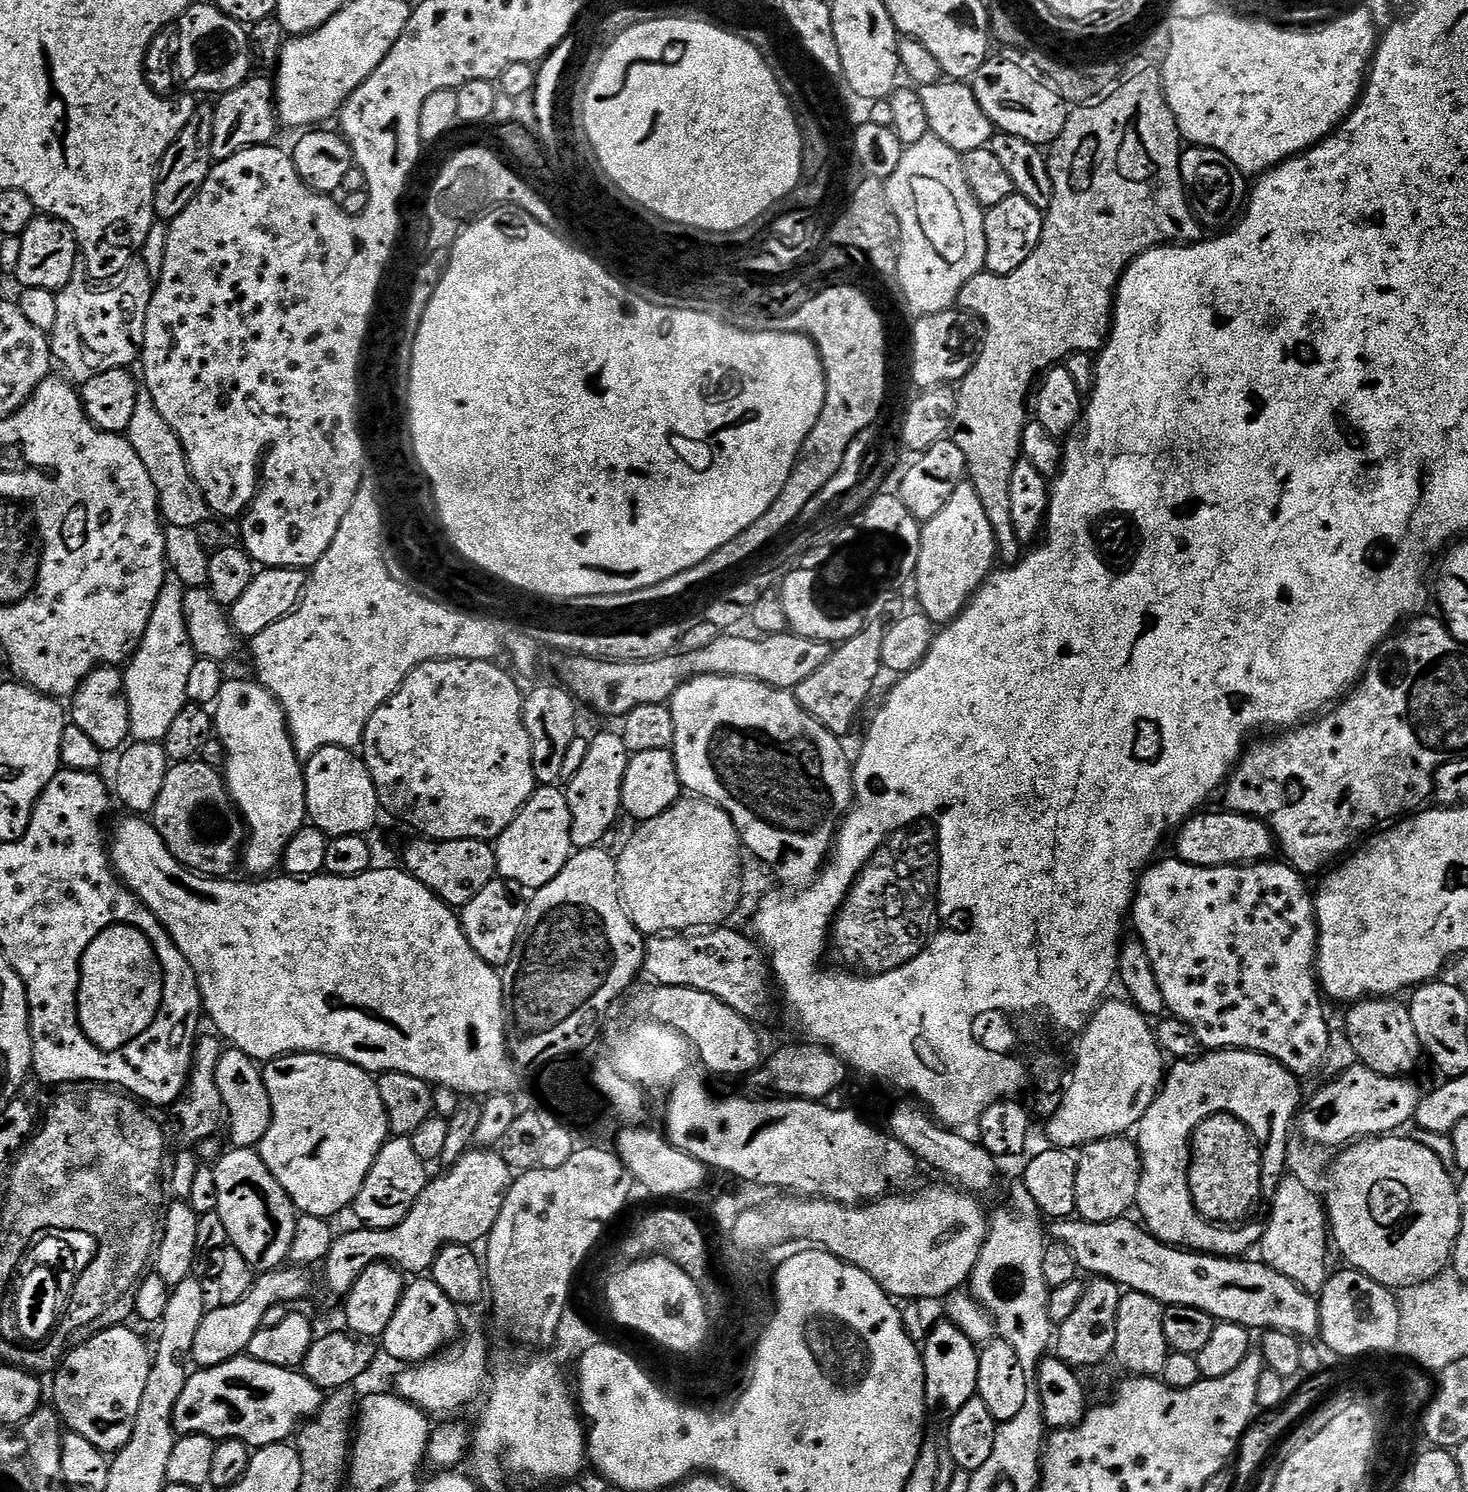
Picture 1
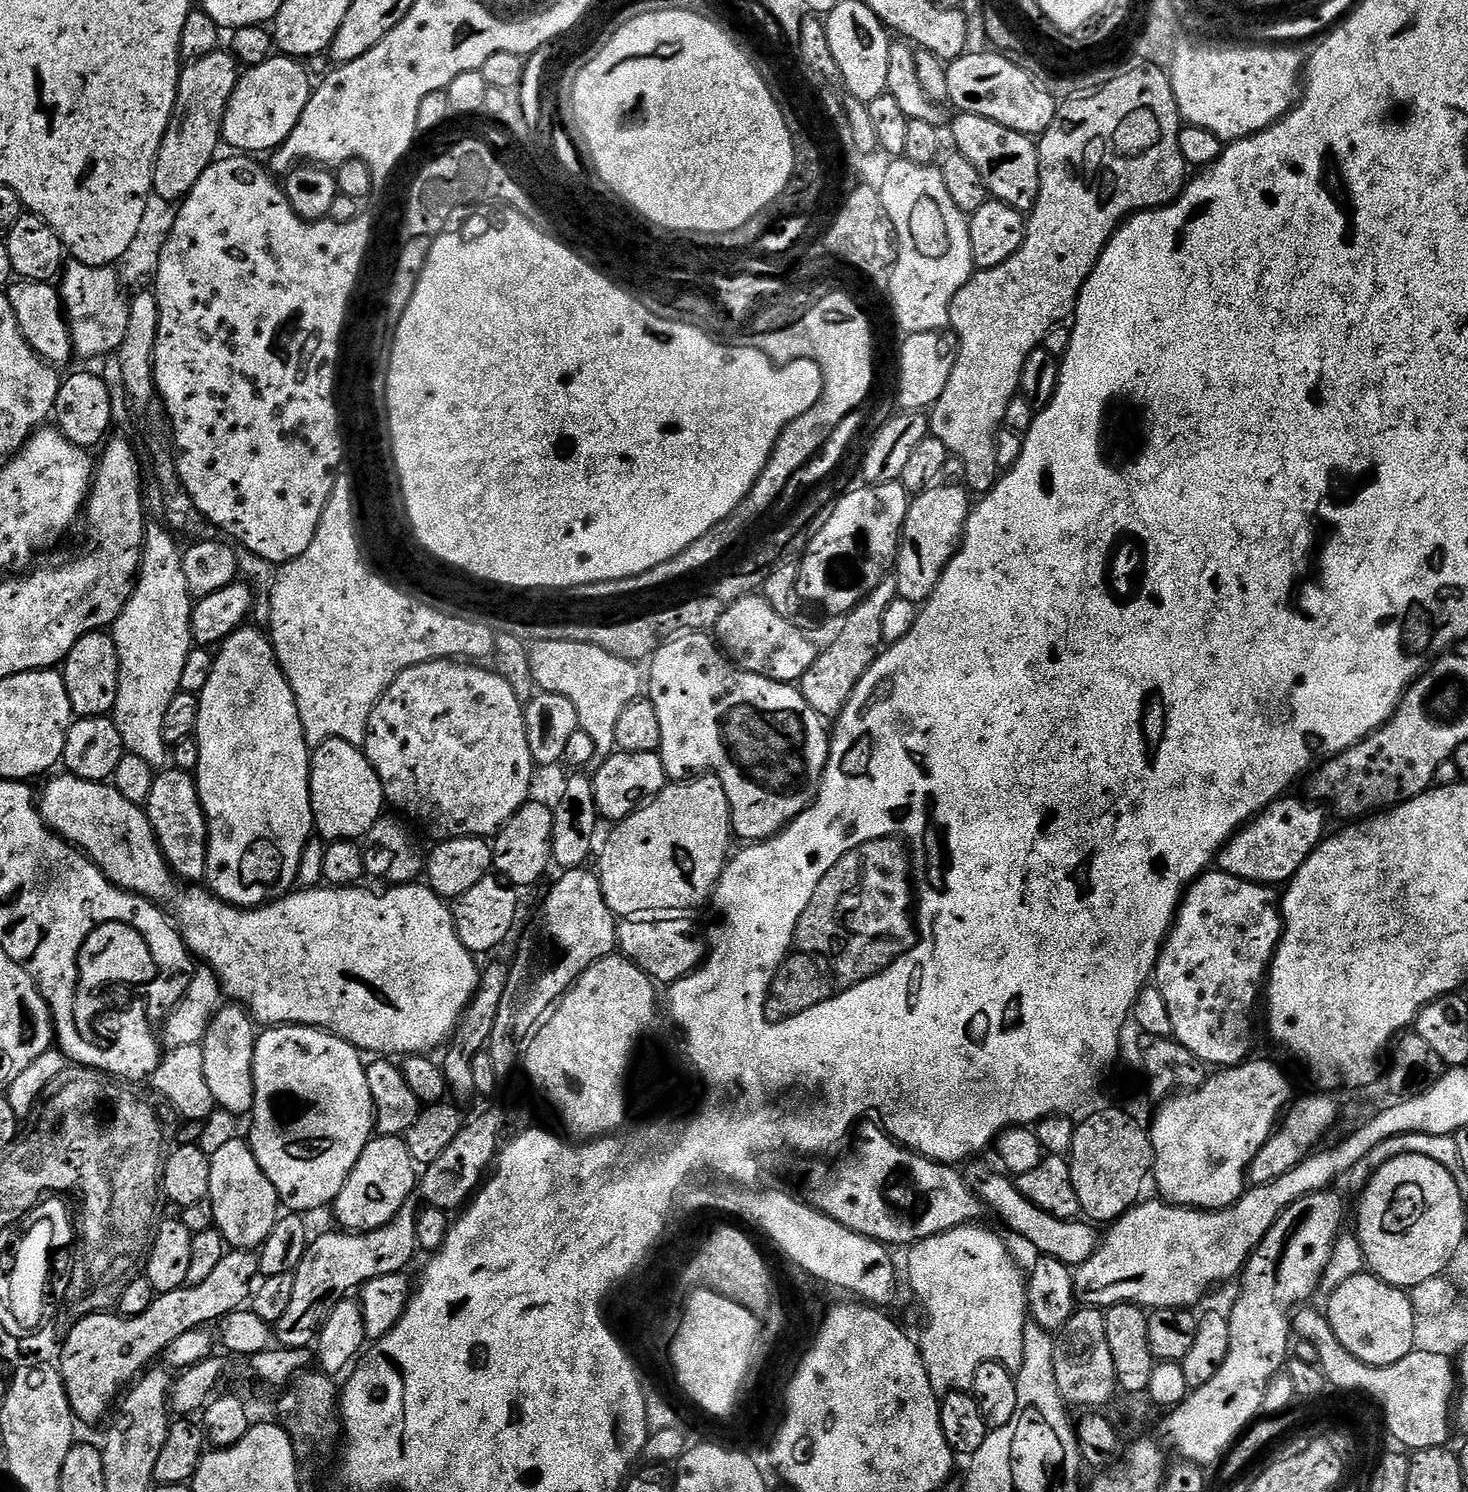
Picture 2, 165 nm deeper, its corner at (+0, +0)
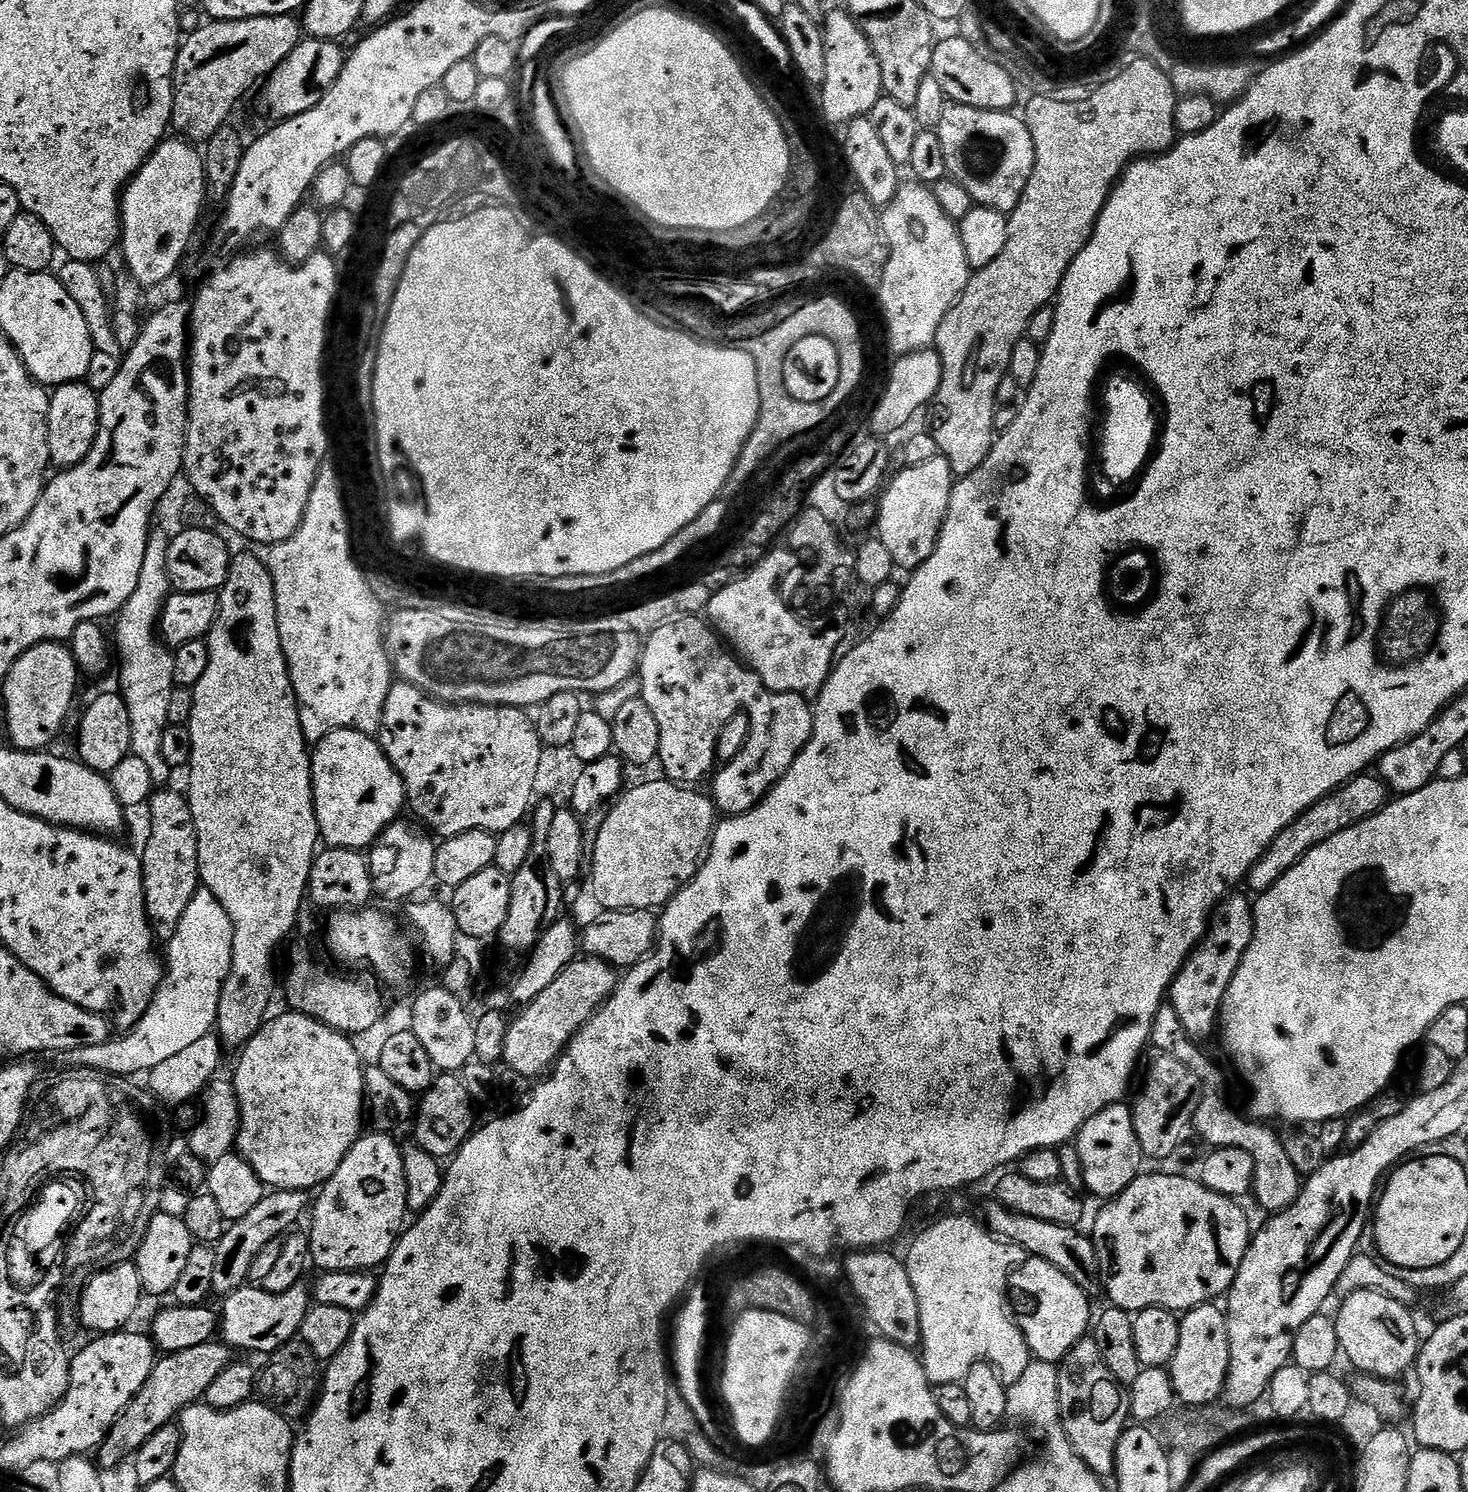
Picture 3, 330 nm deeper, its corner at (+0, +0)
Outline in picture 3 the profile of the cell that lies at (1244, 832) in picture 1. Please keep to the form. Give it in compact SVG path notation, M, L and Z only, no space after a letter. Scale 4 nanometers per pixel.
M1379 775L1355 776L1353 780L1349 780L1347 784L1318 801L1309 812L1304 812L1290 826L1286 826L1282 834L1278 834L1278 838L1269 846L1266 854L1262 854L1260 861L1248 871L1247 887L1252 887L1253 893L1256 894L1270 890L1270 886L1274 886L1274 882L1278 882L1278 878L1282 878L1286 870L1302 862L1302 858L1306 858L1306 854L1310 854L1314 846L1322 846L1326 838L1334 838L1334 834L1342 834L1342 830L1350 830L1350 826L1370 819L1374 814L1381 812L1389 802L1390 789Z

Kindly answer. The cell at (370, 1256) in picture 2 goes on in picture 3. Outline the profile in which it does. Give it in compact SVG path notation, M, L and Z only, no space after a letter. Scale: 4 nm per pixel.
M301 1282L282 1294L270 1294L260 1286L245 1286L223 1297L222 1304L224 1309L221 1307L218 1312L218 1332L223 1343L237 1353L271 1354L299 1337L310 1307L310 1288Z

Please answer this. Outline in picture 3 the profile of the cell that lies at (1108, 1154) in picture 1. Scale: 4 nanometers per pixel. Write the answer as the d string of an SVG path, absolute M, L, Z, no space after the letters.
M1124 1102L1111 1104L1106 1110L1094 1114L1094 1118L1090 1118L1085 1122L1082 1130L1075 1138L1074 1147L1082 1166L1084 1188L1087 1191L1092 1191L1100 1199L1100 1202L1115 1200L1116 1197L1121 1196L1126 1190L1126 1186L1130 1186L1130 1182L1134 1182L1136 1177L1141 1175L1143 1168L1140 1167L1146 1164L1144 1151L1142 1151L1138 1142L1138 1134L1134 1134L1132 1109Z

